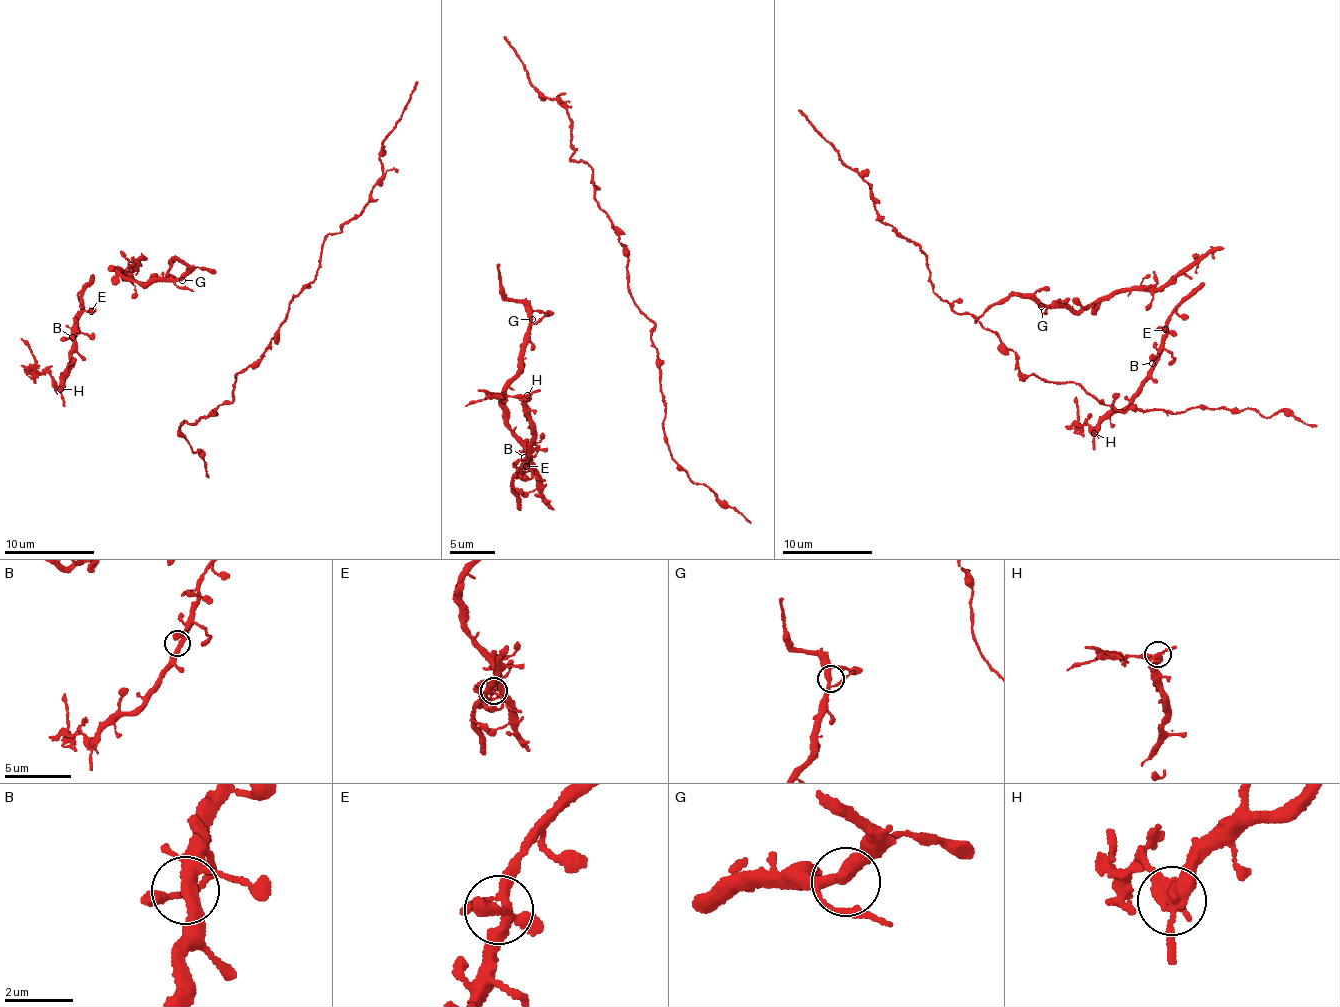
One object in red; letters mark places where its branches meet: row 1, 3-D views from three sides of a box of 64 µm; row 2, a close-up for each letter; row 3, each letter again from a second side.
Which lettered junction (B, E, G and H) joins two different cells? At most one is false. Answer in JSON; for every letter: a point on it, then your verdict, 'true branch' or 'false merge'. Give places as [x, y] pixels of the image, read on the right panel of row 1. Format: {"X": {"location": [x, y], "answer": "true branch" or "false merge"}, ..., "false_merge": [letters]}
{"B": {"location": [1152, 363], "answer": "true branch"}, "E": {"location": [1165, 329], "answer": "true branch"}, "G": {"location": [1041, 306], "answer": "true branch"}, "H": {"location": [1094, 433], "answer": "false merge"}, "false_merge": ["H"]}

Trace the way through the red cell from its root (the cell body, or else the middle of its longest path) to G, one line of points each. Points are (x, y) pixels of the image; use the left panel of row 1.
G: (193, 291), (178, 285), (176, 283), (182, 280)

